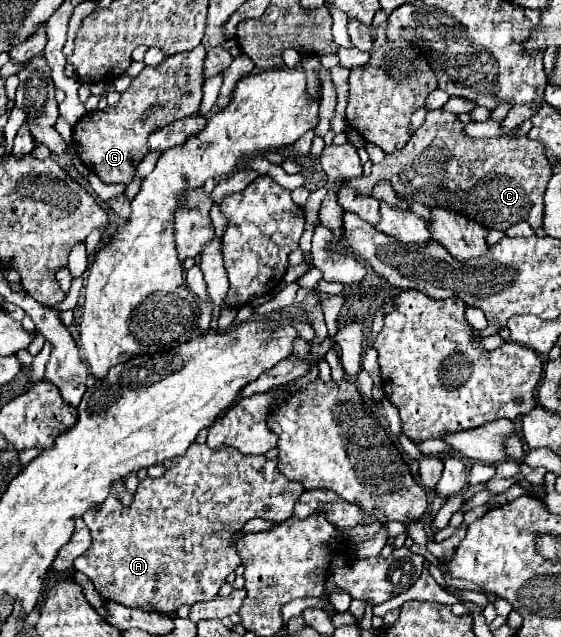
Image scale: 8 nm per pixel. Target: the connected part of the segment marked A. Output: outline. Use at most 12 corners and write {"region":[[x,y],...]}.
{"region":[[193,442],[129,508],[83,514],[75,560],[105,600],[171,614],[241,564],[231,536],[285,522],[275,460]]}

